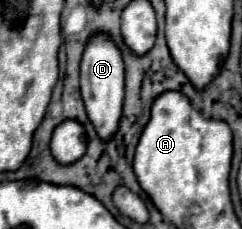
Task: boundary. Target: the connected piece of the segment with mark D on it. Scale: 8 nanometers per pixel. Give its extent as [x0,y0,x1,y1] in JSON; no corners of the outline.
[81,31,125,141]

